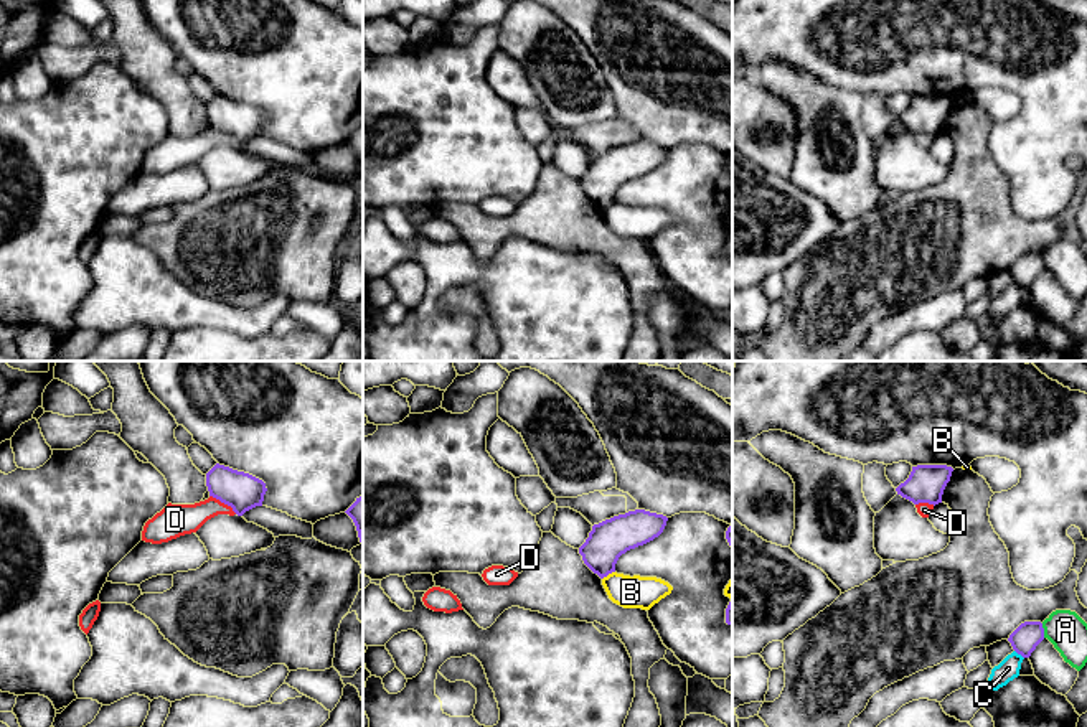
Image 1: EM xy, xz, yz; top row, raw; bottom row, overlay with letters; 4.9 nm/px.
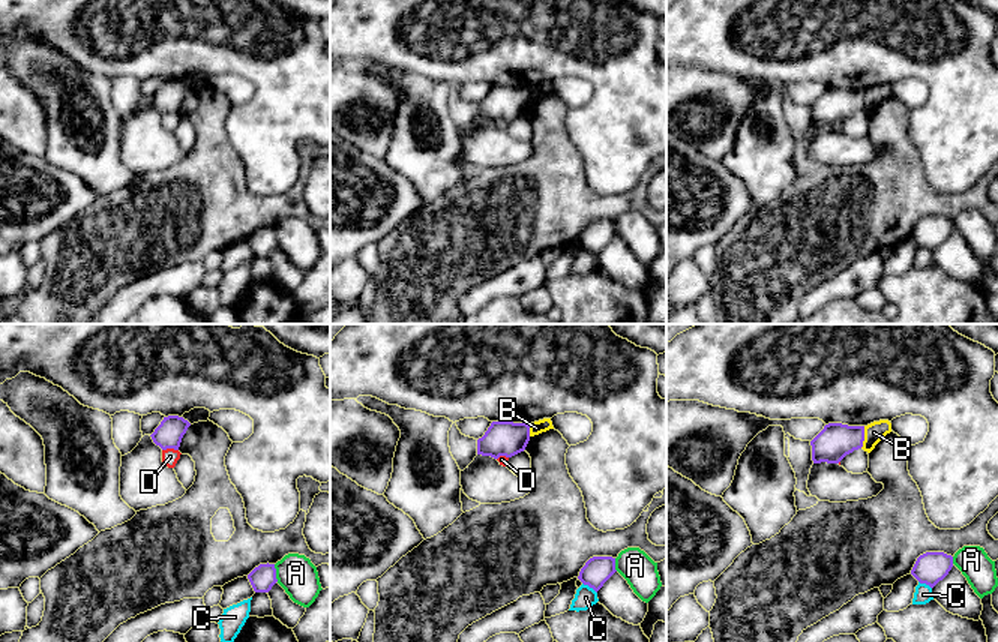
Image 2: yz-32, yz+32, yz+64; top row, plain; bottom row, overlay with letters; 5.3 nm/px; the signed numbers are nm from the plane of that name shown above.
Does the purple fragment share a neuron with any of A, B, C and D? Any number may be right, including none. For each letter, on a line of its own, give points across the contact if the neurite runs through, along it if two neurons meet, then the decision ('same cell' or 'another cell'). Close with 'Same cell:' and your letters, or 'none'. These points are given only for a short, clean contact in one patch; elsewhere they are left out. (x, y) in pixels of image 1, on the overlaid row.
A: another cell
B: another cell
C: another cell
D: border xy (210, 495), (226, 503), (236, 513); another cell
Same cell: none

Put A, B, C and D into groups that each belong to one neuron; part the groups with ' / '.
A / B / C / D

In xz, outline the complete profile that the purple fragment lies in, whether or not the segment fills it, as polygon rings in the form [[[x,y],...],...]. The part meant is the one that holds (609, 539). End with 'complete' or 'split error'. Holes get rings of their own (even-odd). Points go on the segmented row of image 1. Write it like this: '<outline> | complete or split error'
[[[645,509],[628,511],[592,526],[579,547],[584,564],[600,579],[615,572],[622,554],[658,537],[668,518]]] | complete

